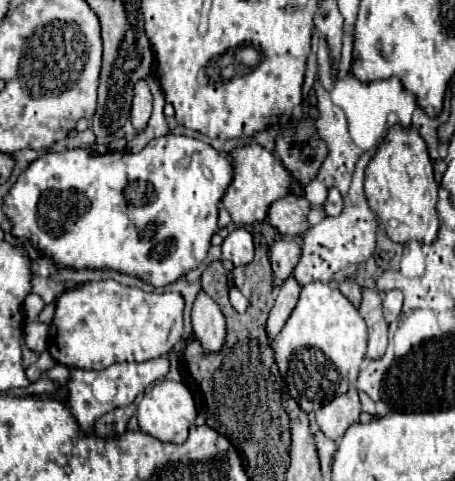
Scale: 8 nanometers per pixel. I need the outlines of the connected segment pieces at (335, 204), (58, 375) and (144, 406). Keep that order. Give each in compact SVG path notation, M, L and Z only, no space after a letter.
M329 188L329 196L327 196L327 202L325 202L325 214L327 216L337 216L343 208L343 196L339 194L339 190L335 188Z
M58 363L52 367L48 373L49 379L57 382L59 386L67 386L67 384L69 384L69 376L71 376L71 374L69 374L67 367Z
M163 380L153 384L151 388L145 390L139 406L137 406L137 420L141 432L159 438L161 442L171 442L171 444L183 444L187 440L189 428L195 422L197 412L195 412L195 402L189 392L189 388L183 382L173 382L173 380Z

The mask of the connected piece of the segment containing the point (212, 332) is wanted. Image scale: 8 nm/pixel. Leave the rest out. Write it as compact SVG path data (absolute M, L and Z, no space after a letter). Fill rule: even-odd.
M203 290L197 294L191 310L191 322L195 338L203 342L207 352L217 352L225 340L225 318L217 302Z

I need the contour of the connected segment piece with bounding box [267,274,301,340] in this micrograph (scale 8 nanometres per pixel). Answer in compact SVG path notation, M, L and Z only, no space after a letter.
M293 274L277 288L275 306L273 306L273 310L269 314L269 320L267 320L267 334L269 334L271 340L275 340L275 336L285 326L289 314L293 312L297 300L299 300L299 292L301 292L301 284L295 280Z

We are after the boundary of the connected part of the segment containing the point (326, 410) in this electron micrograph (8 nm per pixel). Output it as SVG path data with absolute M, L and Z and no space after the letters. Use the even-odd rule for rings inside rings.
M351 386L347 394L337 396L329 404L321 406L315 412L315 420L321 428L321 432L327 438L337 442L347 432L347 428L359 420L359 414L361 414L359 396L357 396L355 386Z

